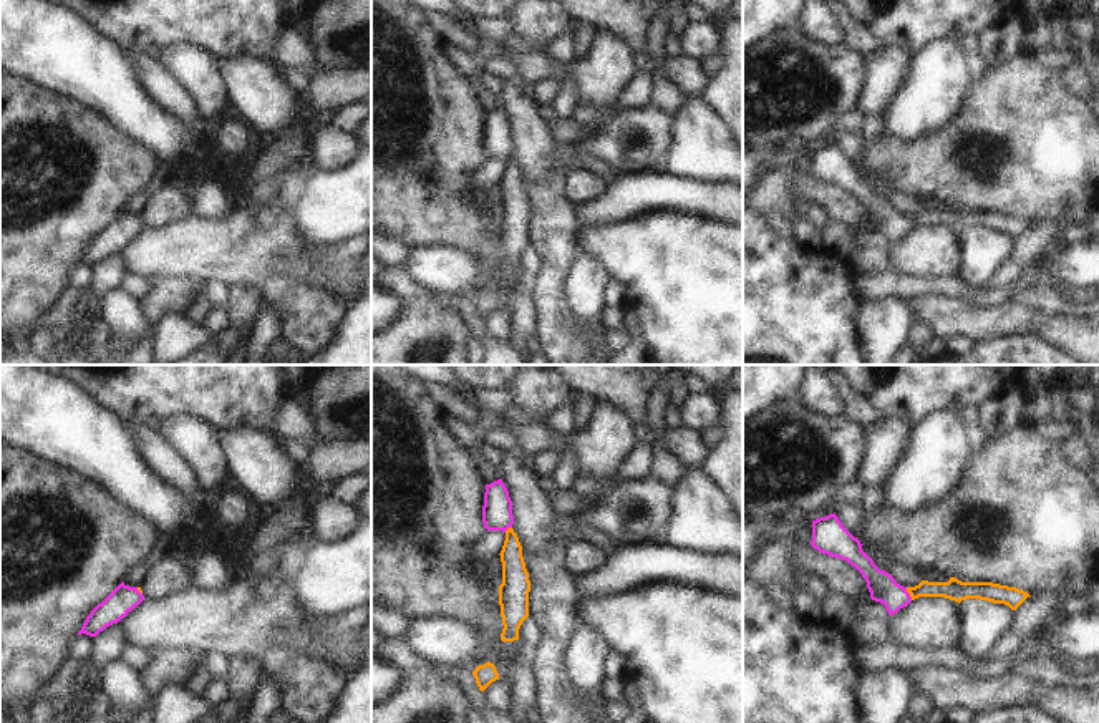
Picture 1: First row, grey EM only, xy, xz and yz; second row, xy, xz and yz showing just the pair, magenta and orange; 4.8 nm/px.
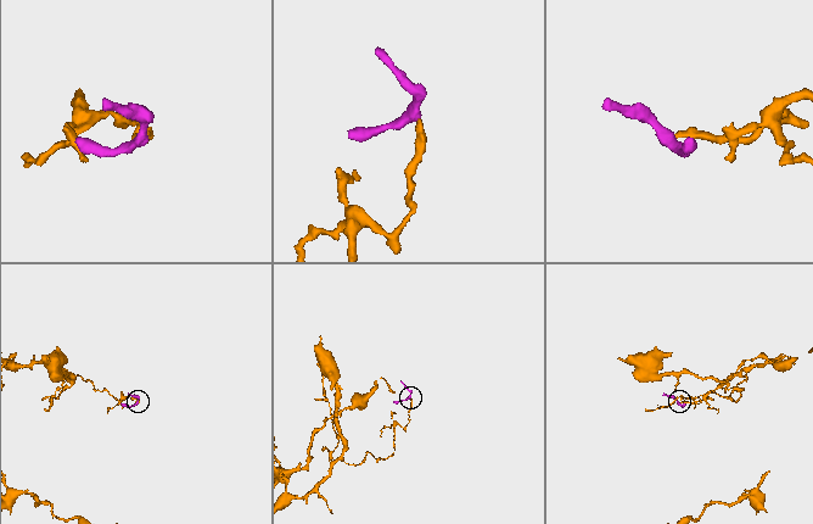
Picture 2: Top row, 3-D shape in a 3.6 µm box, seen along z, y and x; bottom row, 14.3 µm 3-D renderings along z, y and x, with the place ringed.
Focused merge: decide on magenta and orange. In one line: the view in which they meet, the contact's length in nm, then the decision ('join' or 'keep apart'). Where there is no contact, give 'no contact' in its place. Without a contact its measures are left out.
meets magenta in yz; contact 70 nm long; join

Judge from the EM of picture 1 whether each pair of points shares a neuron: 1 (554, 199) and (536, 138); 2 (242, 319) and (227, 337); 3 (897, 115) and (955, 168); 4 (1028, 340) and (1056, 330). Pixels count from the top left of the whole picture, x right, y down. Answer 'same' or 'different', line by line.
1: same
2: different
3: different
4: different

